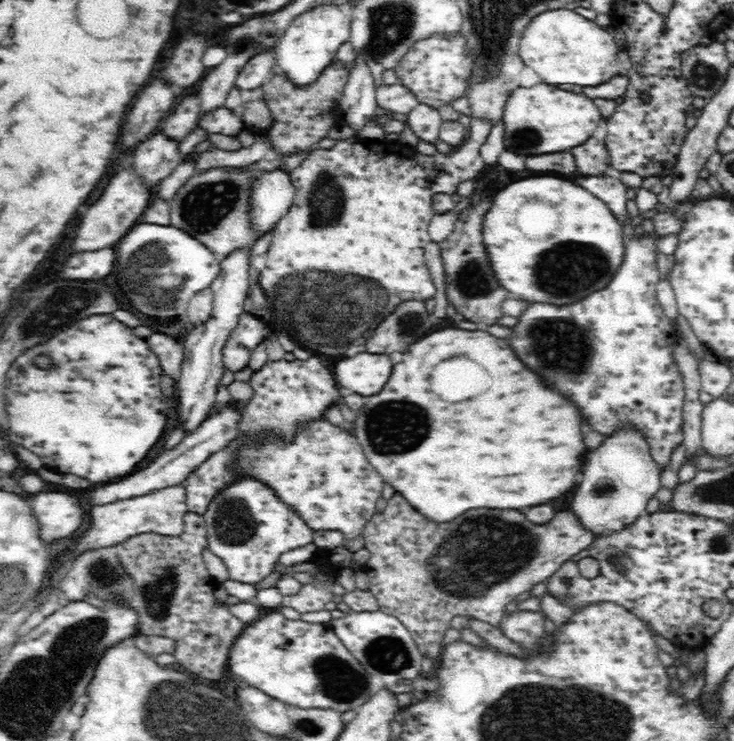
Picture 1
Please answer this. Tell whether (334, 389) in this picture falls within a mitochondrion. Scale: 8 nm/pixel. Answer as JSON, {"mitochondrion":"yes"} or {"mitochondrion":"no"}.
{"mitochondrion":"no"}

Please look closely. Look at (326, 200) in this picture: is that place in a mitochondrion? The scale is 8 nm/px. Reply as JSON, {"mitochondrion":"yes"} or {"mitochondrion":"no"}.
{"mitochondrion":"yes"}

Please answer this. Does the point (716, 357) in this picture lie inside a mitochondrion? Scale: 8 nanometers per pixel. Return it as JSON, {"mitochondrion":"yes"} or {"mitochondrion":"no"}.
{"mitochondrion":"no"}

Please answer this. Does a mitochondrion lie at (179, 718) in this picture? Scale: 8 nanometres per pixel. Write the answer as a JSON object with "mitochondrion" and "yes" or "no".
{"mitochondrion":"yes"}

